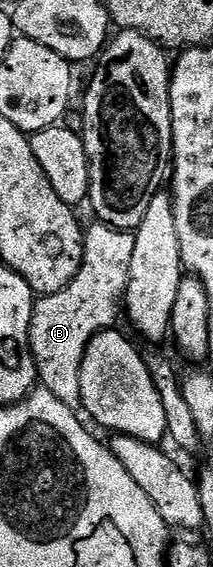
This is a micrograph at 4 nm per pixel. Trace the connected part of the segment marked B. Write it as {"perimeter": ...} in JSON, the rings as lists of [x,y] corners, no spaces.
{"perimeter":[[[94,222],[83,235],[82,266],[68,286],[58,293],[43,295],[34,304],[29,324],[30,353],[37,365],[41,387],[77,411],[82,404],[80,374],[87,344],[102,330],[117,323],[127,284],[130,282],[135,238],[131,231]]]}

